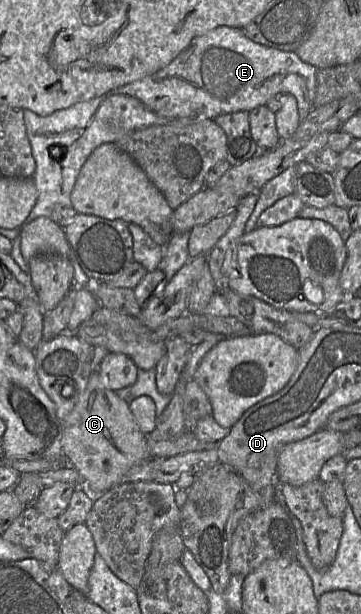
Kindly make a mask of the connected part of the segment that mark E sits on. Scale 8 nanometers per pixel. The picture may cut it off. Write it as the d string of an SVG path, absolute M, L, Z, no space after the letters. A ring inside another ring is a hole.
M221 26L194 38L166 67L102 96L57 110L48 116L40 116L29 109L23 109L26 134L36 164L33 179L38 192L36 204L26 223L41 216L51 219L56 204L72 206L71 192L89 155L101 144L115 143L131 131L153 125L168 125L177 119L215 119L223 114L250 112L258 106L266 105L277 93L291 94L296 98L302 121L314 108L318 70L313 65L303 62L295 52L266 47L253 42L242 29ZM54 146L62 148L62 154L60 151L58 157L52 156Z

